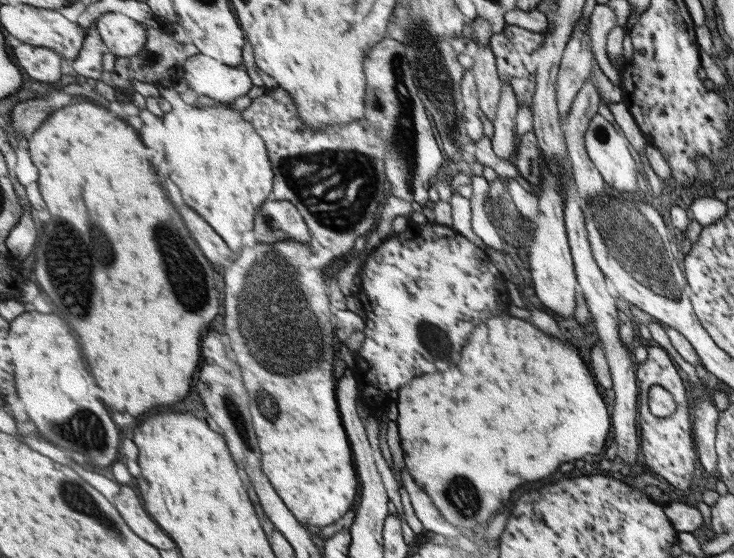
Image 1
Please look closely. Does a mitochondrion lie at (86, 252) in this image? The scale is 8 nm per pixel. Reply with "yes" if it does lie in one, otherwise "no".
yes

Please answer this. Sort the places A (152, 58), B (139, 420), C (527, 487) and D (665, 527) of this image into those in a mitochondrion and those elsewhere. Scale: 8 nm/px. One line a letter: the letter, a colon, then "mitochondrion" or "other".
A: mitochondrion
B: other
C: other
D: other

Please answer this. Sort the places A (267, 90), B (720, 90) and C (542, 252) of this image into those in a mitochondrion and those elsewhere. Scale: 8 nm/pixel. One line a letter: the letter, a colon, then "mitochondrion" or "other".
A: other
B: other
C: other

